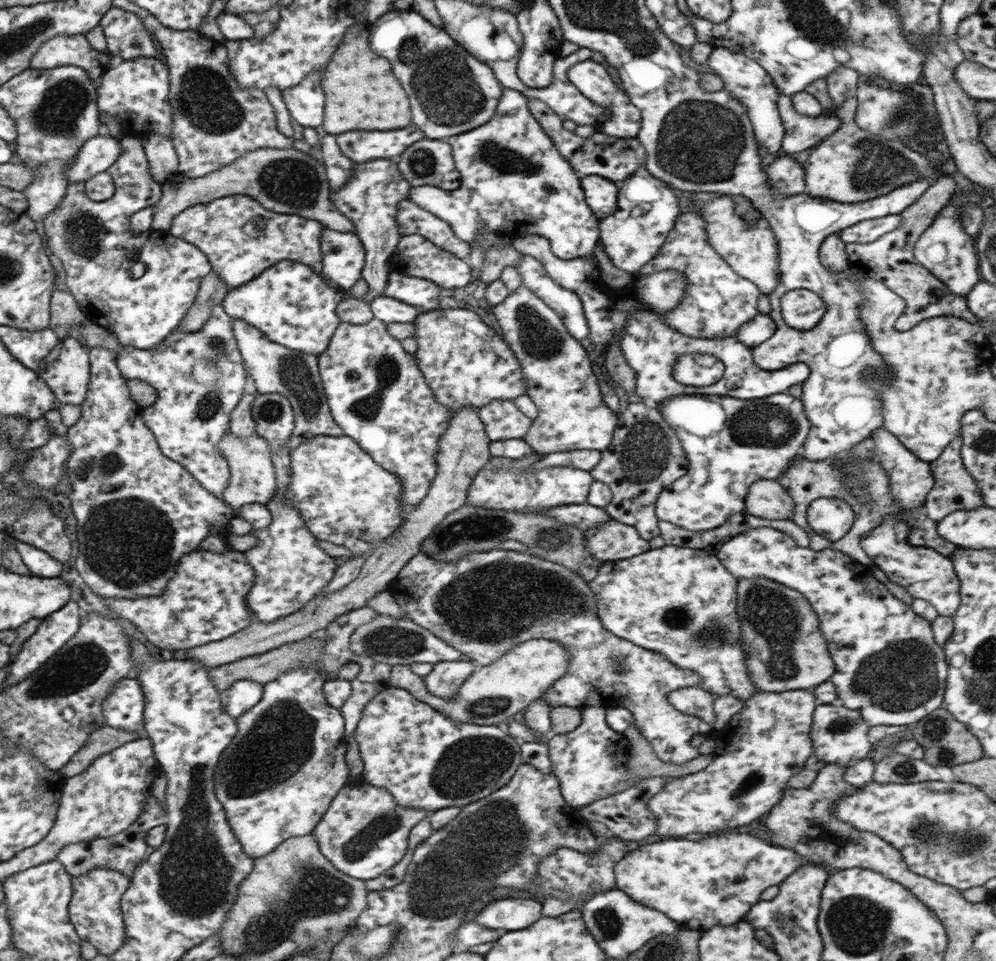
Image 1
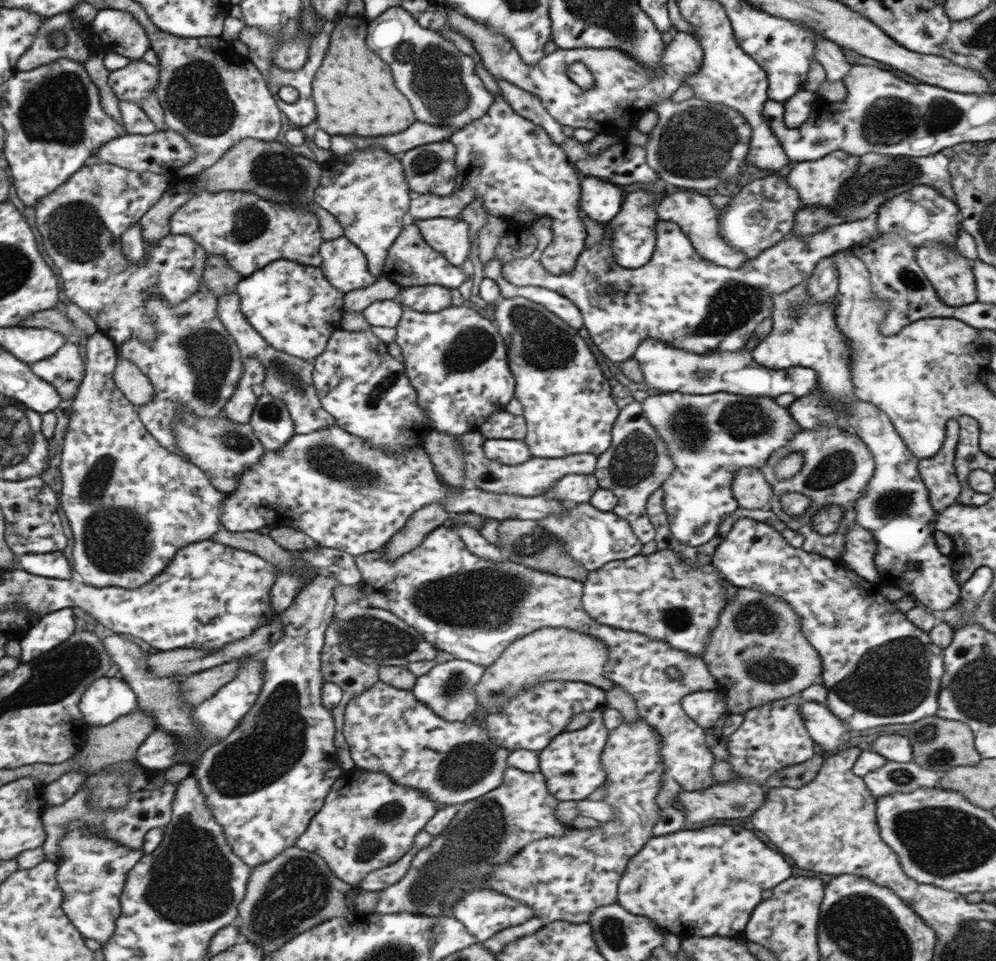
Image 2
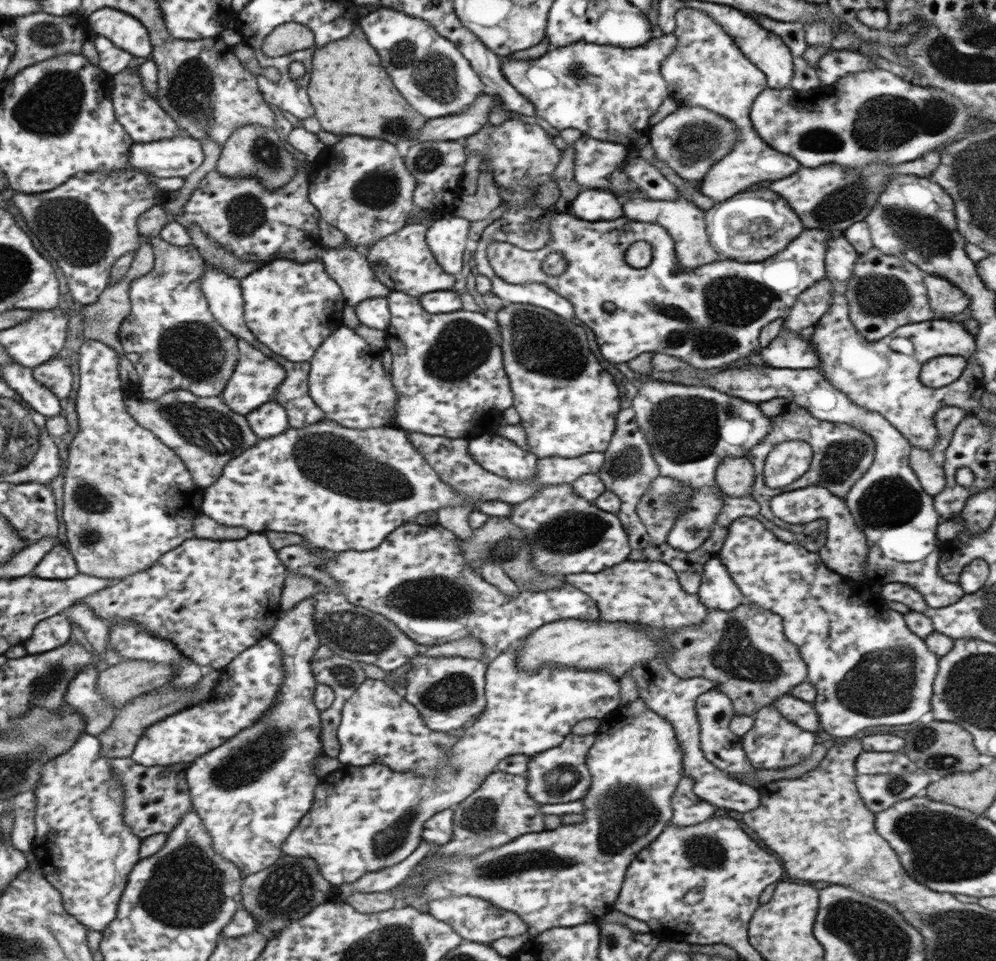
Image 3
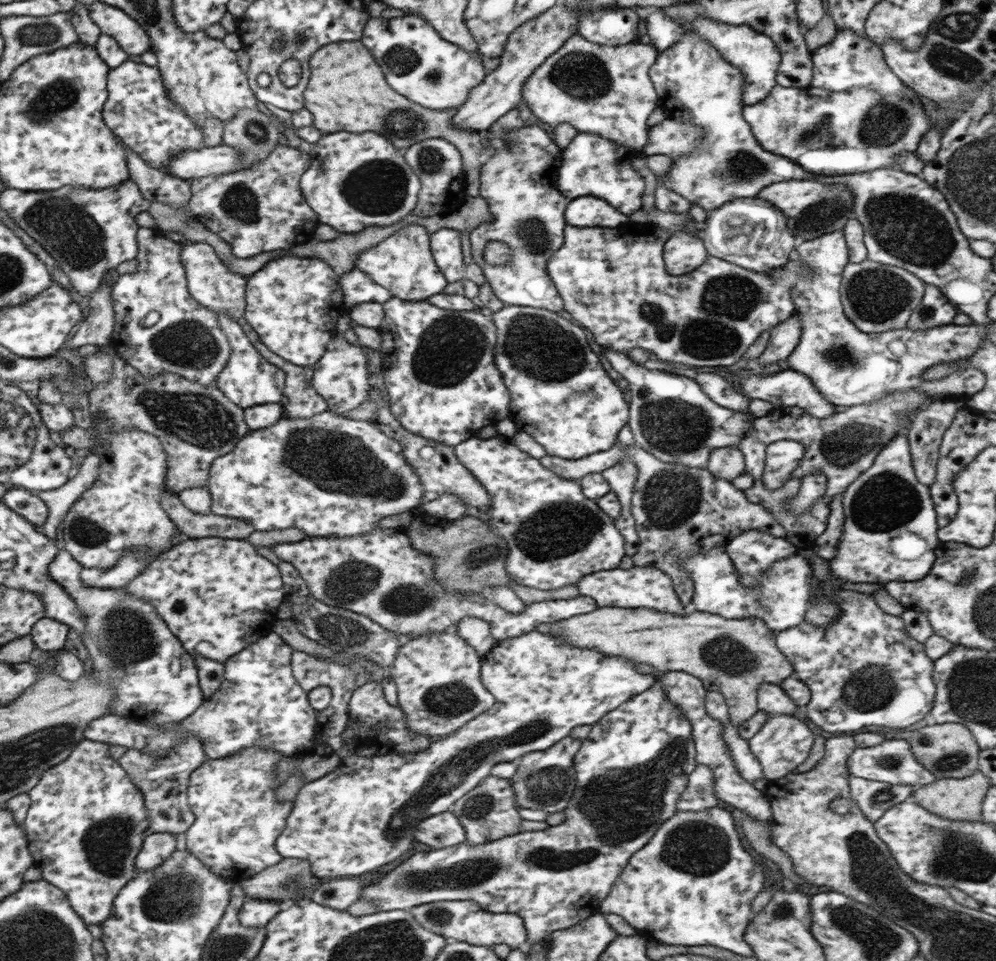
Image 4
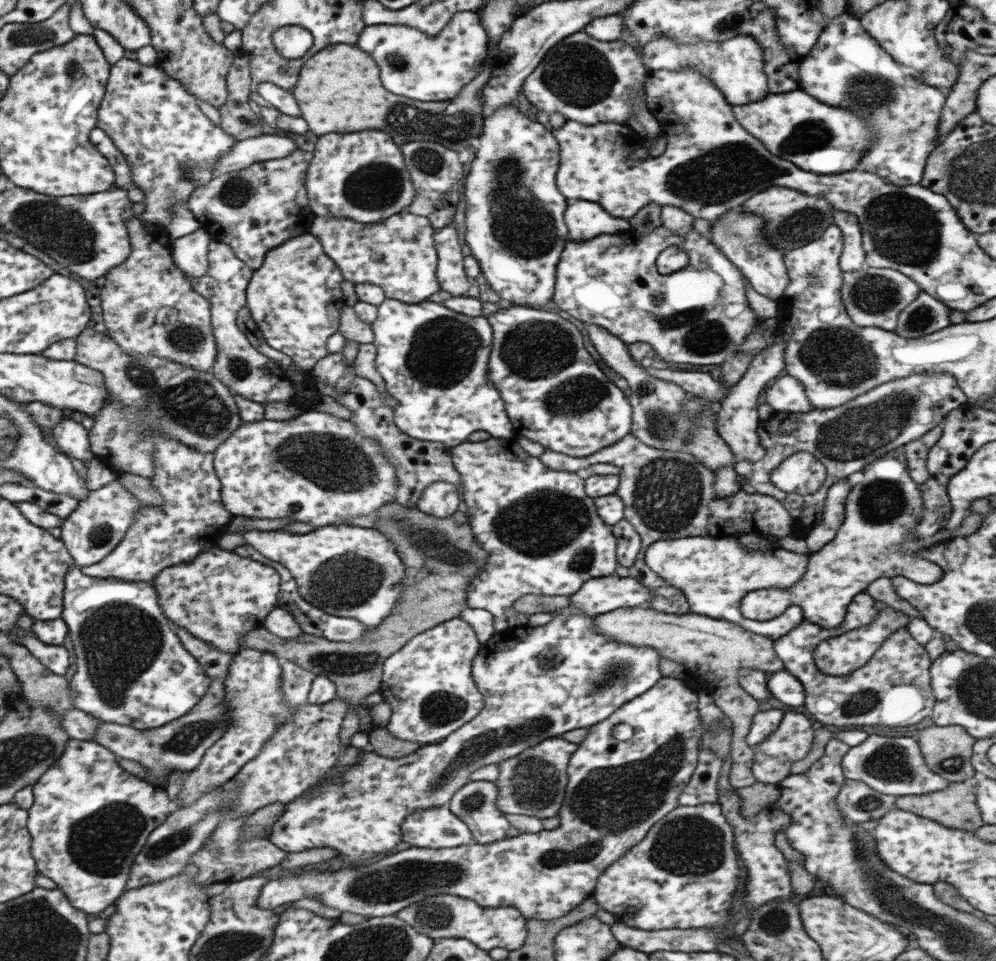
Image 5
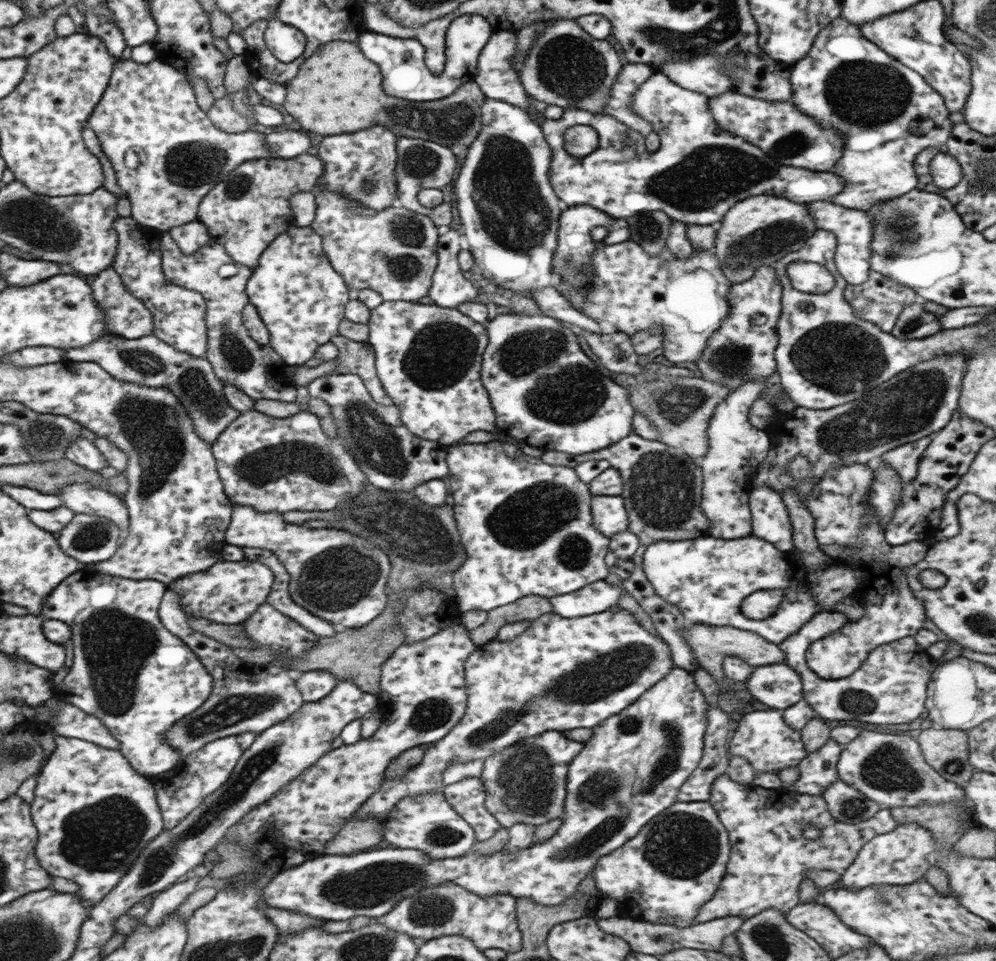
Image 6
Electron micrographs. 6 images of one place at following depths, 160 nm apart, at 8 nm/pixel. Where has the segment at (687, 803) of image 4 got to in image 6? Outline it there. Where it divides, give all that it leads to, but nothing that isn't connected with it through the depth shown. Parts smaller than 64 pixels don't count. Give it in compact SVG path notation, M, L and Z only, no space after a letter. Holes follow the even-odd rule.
M709 705L706 707L706 731L702 742L702 756L698 765L678 788L675 800L679 802L705 802L708 800L711 783L724 773L728 765L729 759L727 759L727 754L725 754L725 744L727 744L729 726L731 725L733 724L727 723L725 711L712 709Z

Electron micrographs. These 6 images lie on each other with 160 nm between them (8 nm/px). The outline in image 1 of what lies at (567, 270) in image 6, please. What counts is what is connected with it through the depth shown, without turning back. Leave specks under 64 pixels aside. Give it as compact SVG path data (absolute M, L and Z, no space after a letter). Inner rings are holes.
M583 175L580 185L587 206L599 220L615 212L618 184L601 176Z

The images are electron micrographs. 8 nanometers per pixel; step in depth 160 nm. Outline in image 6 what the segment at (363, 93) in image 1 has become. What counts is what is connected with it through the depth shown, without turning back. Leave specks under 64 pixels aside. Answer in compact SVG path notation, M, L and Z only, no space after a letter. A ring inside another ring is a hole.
M357 42L323 44L299 66L293 80L284 84L283 110L287 110L287 114L291 114L301 128L321 136L357 132L361 128L381 124L396 138L429 140L445 147L456 144L468 147L477 137L480 106L485 96L473 81L463 83L445 98L411 104L403 99L385 96L379 78L379 68L359 52Z

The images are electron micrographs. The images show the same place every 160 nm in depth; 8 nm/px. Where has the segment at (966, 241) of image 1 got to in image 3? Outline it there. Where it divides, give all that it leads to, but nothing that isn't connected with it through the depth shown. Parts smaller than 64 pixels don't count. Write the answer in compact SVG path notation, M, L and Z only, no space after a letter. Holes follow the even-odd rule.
M924 274L923 285L926 288L928 307L937 318L950 318L953 314L967 308L970 298L961 289L949 281L933 274Z

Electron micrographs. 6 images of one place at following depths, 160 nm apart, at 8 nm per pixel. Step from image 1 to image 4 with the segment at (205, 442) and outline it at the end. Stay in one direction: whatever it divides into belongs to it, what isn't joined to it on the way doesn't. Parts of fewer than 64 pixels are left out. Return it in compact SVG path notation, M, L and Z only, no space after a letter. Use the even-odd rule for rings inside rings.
M140 227L136 232L136 267L131 274L117 275L115 284L110 288L113 326L109 337L112 349L132 365L140 375L156 378L157 375L173 373L202 385L212 385L219 371L225 366L231 349L224 332L218 327L216 314L199 304L188 292L187 276L181 261L181 245L169 240L157 228ZM147 312L157 312L158 320L151 326L142 323Z

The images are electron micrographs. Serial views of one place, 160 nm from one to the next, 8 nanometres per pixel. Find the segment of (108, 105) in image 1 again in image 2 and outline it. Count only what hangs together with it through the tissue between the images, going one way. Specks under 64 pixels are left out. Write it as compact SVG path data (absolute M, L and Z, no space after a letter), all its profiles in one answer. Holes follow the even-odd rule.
M131 60L127 66L117 71L109 71L107 86L118 100L140 105L155 92L158 80L158 66L151 66L143 60Z

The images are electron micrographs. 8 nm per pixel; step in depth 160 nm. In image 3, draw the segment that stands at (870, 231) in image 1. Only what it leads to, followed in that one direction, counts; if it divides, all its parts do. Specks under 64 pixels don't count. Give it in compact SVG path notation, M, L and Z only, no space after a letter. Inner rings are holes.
M554 212L548 220L548 230L551 233L551 240L547 243L547 246L537 248L533 251L523 250L509 243L489 243L486 246L486 257L494 274L501 278L504 282L507 282L507 284L545 284L553 292L556 292L559 296L566 298L572 304L574 317L577 318L579 322L583 322L587 328L592 330L601 356L603 356L607 362L612 364L617 362L627 362L641 353L661 352L665 353L667 356L673 356L679 360L684 360L687 364L697 369L719 368L719 366L723 367L725 364L735 362L735 360L742 360L753 350L759 348L756 341L757 338L759 338L761 328L773 320L786 317L789 309L793 306L793 303L796 301L797 295L800 292L803 292L811 285L815 285L818 281L821 281L821 279L826 278L826 272L824 269L826 240L834 237L835 233L840 233L825 231L819 228L805 228L797 235L797 238L794 238L785 248L781 249L781 252L778 252L765 260L757 262L737 262L729 259L721 259L697 268L678 268L678 264L676 264L676 256L674 256L675 252L673 250L673 241L667 234L667 231L657 224L632 221L625 219L623 216L611 221L605 220L587 222L571 216L568 213ZM637 241L645 241L647 244L650 244L651 247L652 255L650 263L645 268L630 267L624 259L627 247L632 242ZM553 252L560 252L562 257L566 260L566 270L561 272L561 275L555 277L547 276L545 275L545 272L541 270L541 263L543 262L543 259L549 253Z

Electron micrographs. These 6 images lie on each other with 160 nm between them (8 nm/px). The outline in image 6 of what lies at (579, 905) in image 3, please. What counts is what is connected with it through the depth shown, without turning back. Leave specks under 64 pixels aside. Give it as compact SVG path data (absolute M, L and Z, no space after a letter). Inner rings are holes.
M673 666L635 702L593 728L593 738L583 743L582 749L567 766L561 826L553 836L543 842L535 842L524 849L518 848L515 852L502 848L491 855L479 855L470 850L463 856L439 860L429 858L418 850L395 847L363 850L353 855L319 854L295 868L276 873L262 888L260 898L263 898L269 908L289 910L314 919L335 922L352 916L376 919L389 912L391 907L406 896L416 894L423 887L434 887L441 883L455 883L480 897L509 895L545 906L563 903L576 891L580 880L592 872L597 858L609 854L626 840L633 838L648 820L675 802L678 788L701 759L707 706L693 681L692 672Z

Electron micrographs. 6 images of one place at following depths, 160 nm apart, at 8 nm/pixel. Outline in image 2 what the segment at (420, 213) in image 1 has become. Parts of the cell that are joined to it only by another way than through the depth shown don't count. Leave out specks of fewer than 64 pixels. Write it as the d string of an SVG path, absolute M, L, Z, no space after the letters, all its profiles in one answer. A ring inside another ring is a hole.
M405 213L402 221L407 225L414 224L419 229L421 238L453 266L460 267L465 262L470 242L467 223L463 219L437 217L417 220Z

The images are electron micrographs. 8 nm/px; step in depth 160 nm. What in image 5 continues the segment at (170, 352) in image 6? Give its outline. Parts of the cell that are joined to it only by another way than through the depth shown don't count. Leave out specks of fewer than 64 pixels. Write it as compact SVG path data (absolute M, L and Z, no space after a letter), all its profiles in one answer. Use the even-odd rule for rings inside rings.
M92 327L86 328L81 332L81 336L75 339L76 352L72 356L72 360L99 371L108 394L106 404L93 418L94 423L87 432L89 449L99 460L120 474L131 473L149 479L155 472L155 450L153 450L150 439L142 441L142 435L139 432L146 426L137 424L135 412L146 412L149 420L153 421L151 427L157 435L171 437L202 453L212 453L230 435L230 432L233 432L243 422L238 415L233 394L224 384L221 384L220 380L213 376L211 370L196 371L194 368L189 368L178 362L151 355L129 356L112 337L105 332L95 332Z

